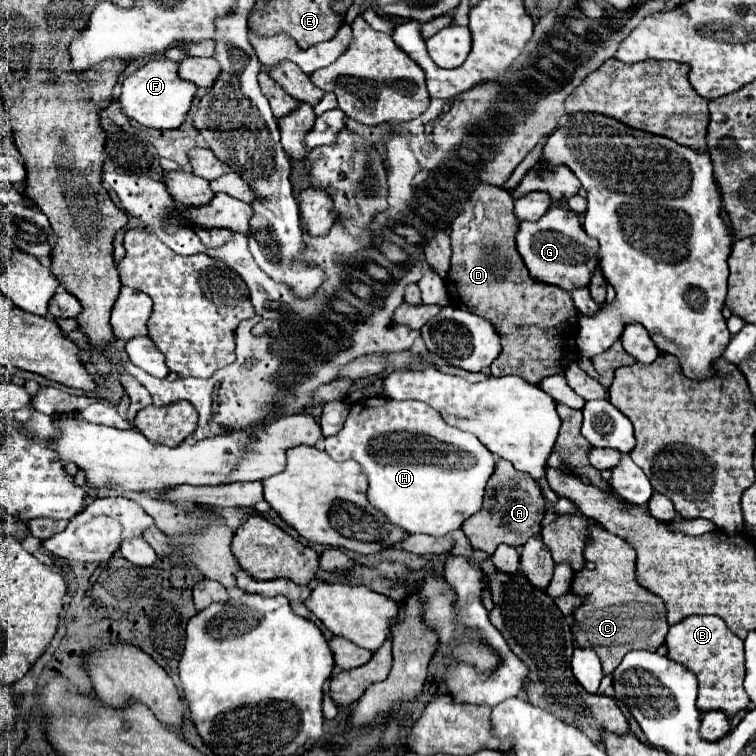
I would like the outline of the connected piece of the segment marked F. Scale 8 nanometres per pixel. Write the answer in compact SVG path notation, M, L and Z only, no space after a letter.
M165 57L147 61L141 69L137 69L133 75L125 77L121 85L121 113L129 119L135 119L143 127L153 129L177 129L189 111L191 99L195 97L197 87L189 81L179 79L177 75L177 63L169 61Z

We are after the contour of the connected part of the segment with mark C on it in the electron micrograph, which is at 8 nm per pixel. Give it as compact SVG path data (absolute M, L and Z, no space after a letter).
M601 525L591 527L591 539L585 547L585 563L593 561L597 567L589 571L585 565L575 573L571 593L583 599L573 611L573 637L579 647L591 647L601 659L603 673L609 675L621 663L627 651L645 649L657 651L669 631L663 601L651 591L643 589L635 579L635 551L621 537L605 531Z

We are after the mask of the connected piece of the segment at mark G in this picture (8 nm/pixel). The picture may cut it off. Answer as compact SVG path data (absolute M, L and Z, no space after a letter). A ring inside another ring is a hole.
M551 207L539 221L523 221L515 235L519 255L533 279L557 285L565 291L589 283L597 267L597 241L587 237L579 217L563 207Z

